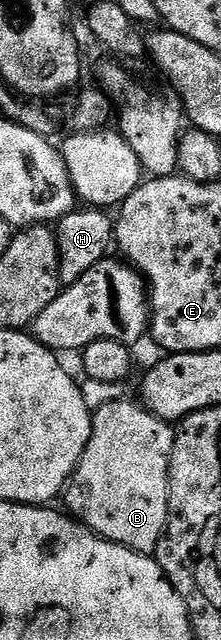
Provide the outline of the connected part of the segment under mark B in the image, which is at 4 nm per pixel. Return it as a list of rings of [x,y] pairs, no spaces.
[[[117,399],[93,411],[91,441],[63,492],[68,514],[109,543],[152,556],[169,524],[169,458],[175,431],[140,402]]]

